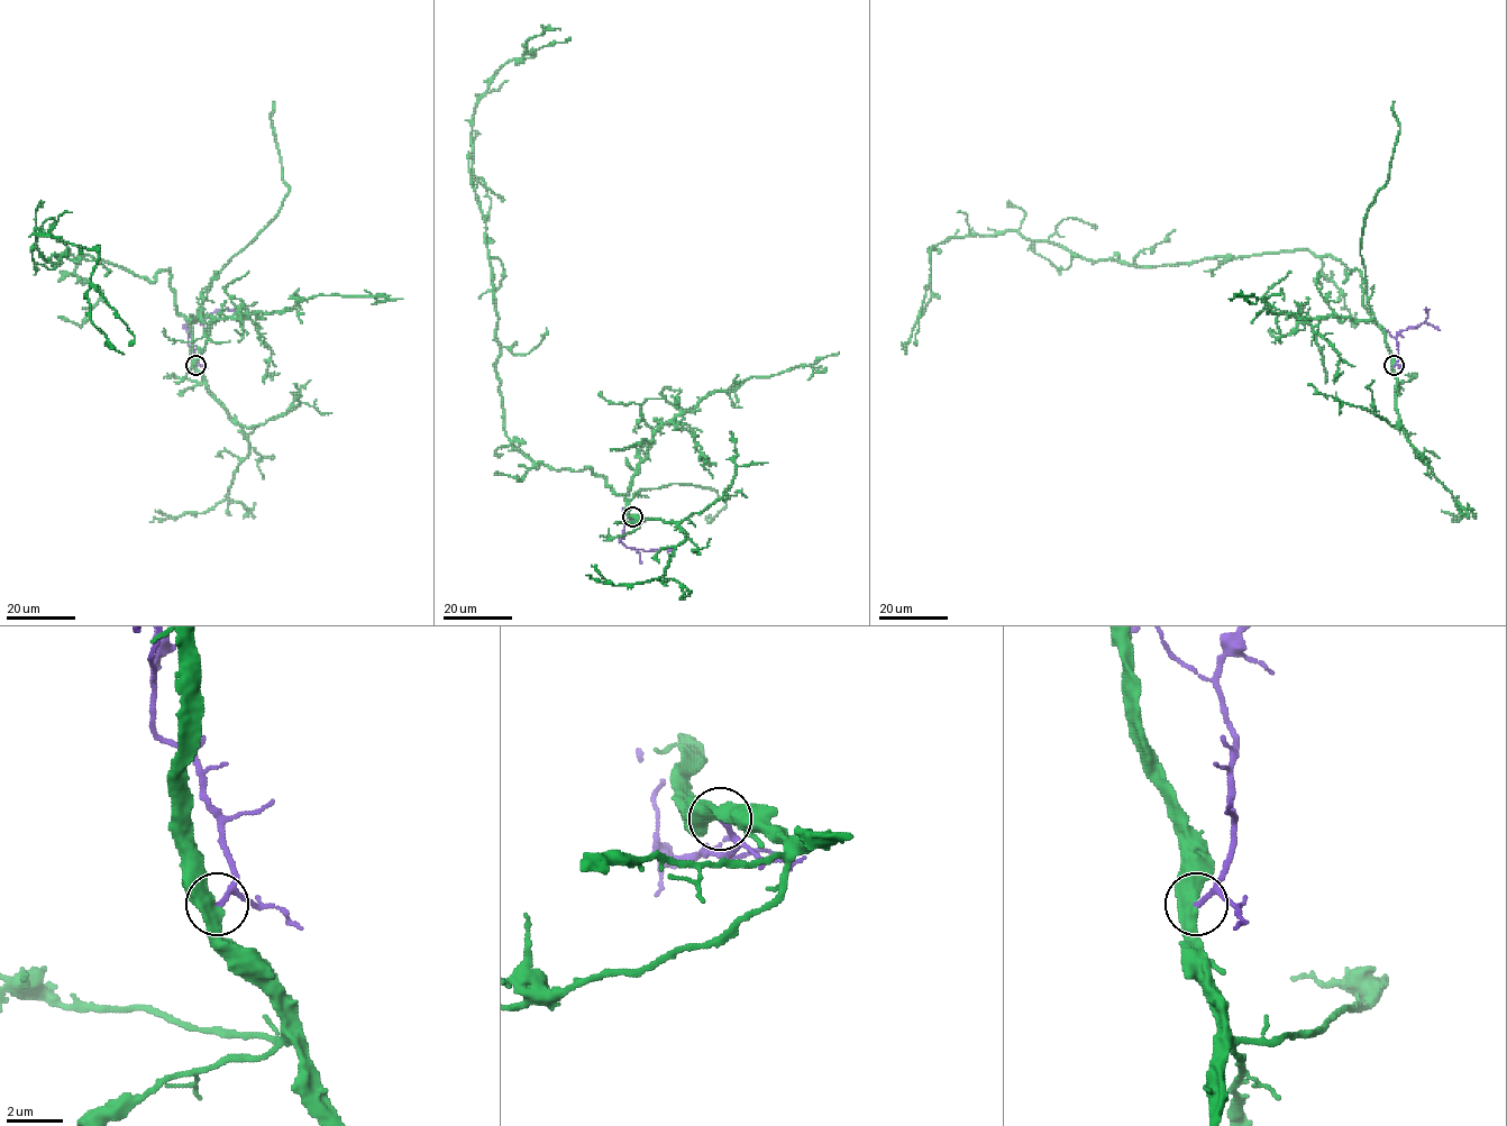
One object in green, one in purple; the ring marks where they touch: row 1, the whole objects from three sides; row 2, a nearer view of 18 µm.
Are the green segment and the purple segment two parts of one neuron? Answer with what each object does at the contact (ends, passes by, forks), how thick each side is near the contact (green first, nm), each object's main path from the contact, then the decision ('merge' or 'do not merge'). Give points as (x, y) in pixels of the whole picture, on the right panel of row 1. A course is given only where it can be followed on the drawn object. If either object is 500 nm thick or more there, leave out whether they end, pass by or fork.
green passes by | purple passes by | 460/130 nm | green via (1394, 366), (1362, 274), (1344, 282), (1330, 255), (1141, 267), (1015, 230), (930, 253), (931, 299), (905, 355) | purple via (1394, 366), (1397, 355), (1396, 336), (1425, 321), (1425, 307) | merge

